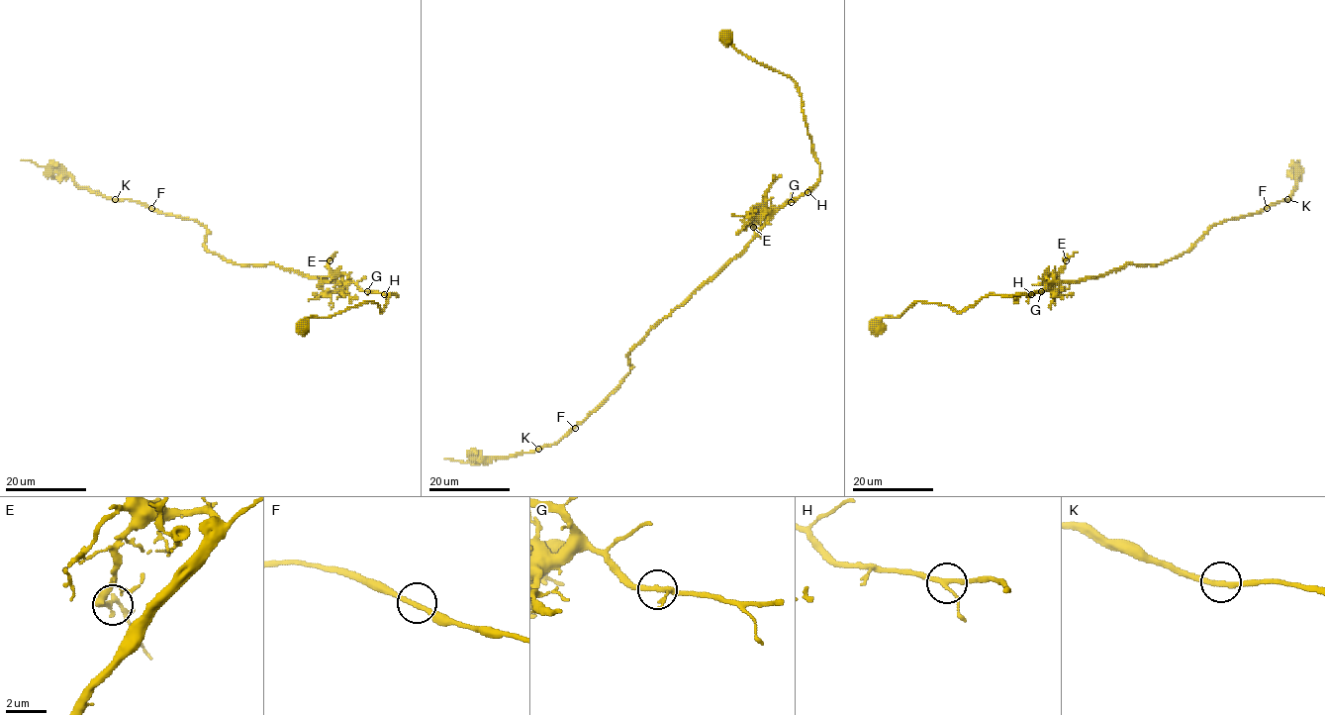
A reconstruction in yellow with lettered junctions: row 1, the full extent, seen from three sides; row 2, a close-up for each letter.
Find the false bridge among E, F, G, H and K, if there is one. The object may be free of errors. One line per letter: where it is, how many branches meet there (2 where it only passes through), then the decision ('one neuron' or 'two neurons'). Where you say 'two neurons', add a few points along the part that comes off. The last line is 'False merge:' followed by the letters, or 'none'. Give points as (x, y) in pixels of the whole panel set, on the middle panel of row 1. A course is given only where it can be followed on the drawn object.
E: (753, 227) | 2 | one neuron
F: (575, 428) | 2 | one neuron
G: (791, 202) | 3 | one neuron
H: (807, 192) | 3 | one neuron
K: (538, 449) | 2 | one neuron
False merge: none

